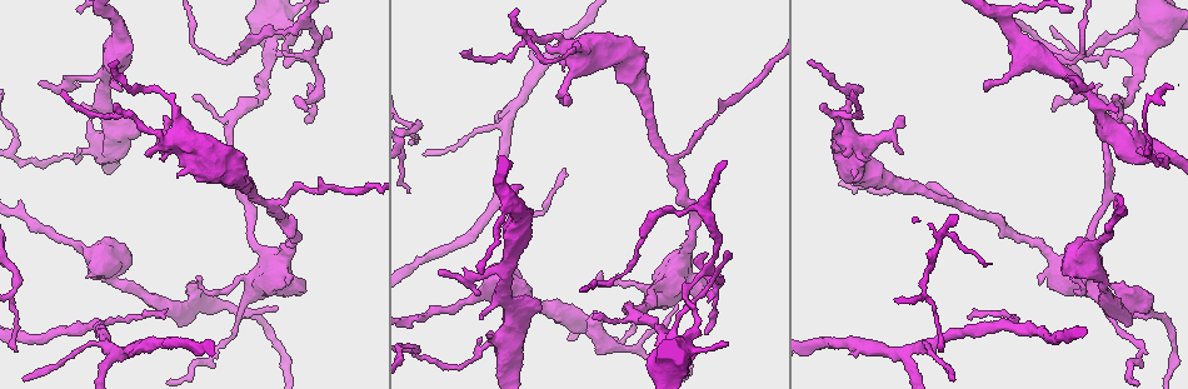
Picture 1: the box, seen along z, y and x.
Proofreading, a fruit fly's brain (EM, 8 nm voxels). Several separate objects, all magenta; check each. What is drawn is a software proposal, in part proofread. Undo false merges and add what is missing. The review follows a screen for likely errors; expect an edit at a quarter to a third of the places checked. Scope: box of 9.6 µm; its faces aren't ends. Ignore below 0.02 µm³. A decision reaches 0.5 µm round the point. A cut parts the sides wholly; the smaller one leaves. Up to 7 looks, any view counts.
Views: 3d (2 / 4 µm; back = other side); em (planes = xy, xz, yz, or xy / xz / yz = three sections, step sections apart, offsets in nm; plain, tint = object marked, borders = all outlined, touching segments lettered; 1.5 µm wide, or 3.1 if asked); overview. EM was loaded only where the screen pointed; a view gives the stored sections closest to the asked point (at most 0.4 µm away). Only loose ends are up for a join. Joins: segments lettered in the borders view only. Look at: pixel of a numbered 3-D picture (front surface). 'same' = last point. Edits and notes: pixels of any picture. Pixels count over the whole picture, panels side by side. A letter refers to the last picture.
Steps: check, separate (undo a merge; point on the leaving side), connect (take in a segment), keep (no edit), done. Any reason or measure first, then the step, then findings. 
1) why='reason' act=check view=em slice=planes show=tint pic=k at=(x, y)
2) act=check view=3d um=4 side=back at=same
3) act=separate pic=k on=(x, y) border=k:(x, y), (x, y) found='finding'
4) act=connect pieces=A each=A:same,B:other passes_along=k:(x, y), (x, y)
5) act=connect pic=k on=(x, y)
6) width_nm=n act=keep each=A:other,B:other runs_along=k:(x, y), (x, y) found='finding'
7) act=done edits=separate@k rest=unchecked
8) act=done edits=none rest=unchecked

why='an open end' act=check view=em slice=planes show=borders pic=1 at=(1071, 82)

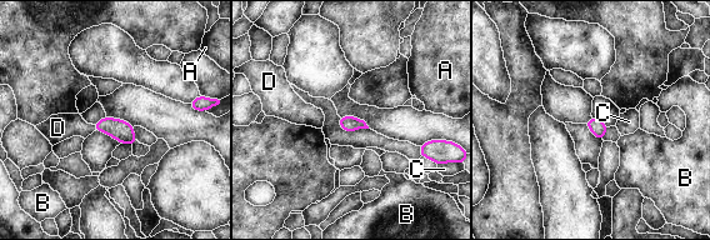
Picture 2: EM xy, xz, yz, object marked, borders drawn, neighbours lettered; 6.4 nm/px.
width_nm=100 longest_contact=D:40nm act=connect pieces=D each=A:other,B:other,C:other,D:same found='it goes on there'

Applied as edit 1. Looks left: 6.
act=check view=em slice=xy step=4 show=tint pic=1 at=(540, 308)

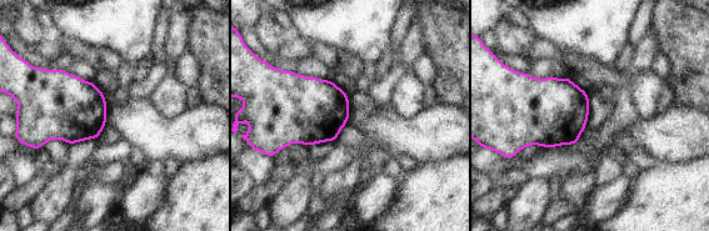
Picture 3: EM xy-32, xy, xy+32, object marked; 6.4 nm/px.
act=check view=em slice=planes show=borders at=same

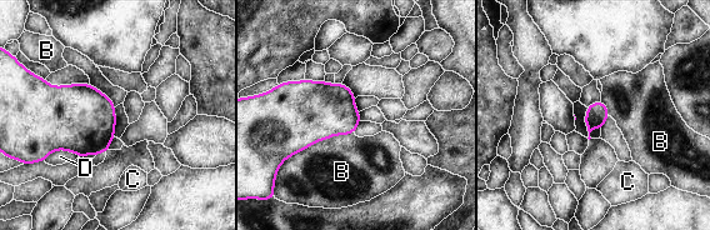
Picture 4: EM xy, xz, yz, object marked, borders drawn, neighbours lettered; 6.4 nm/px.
act=keep each=B:other,C:other,D:other border=4:(354, 133), (318, 140), (281, 164) found='none of them fits'

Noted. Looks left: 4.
why='tapers out' act=check view=3d um=4 pic=1 at=(985, 90)

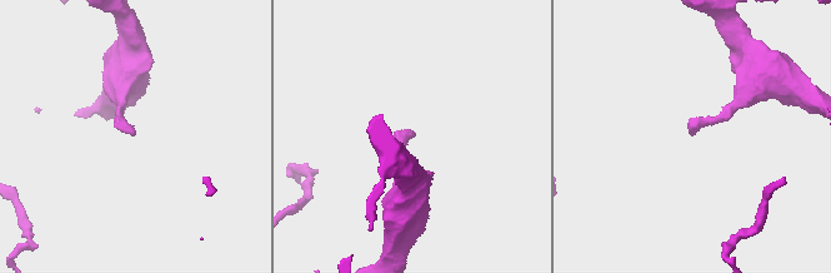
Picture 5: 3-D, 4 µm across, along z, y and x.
why='need the tissue' act=check view=em slice=planes show=borders pic=5 at=(413, 134)

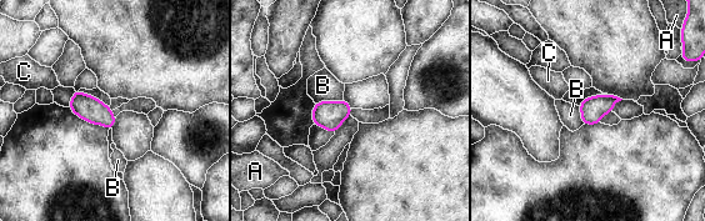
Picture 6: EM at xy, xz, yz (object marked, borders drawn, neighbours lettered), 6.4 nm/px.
act=keep each=A:other,B:other,C:other border=6:(343, 99), (319, 100), (315, 104) found='none of them fits'

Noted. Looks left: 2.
act=done edits=connect@2 rest=unchecked

